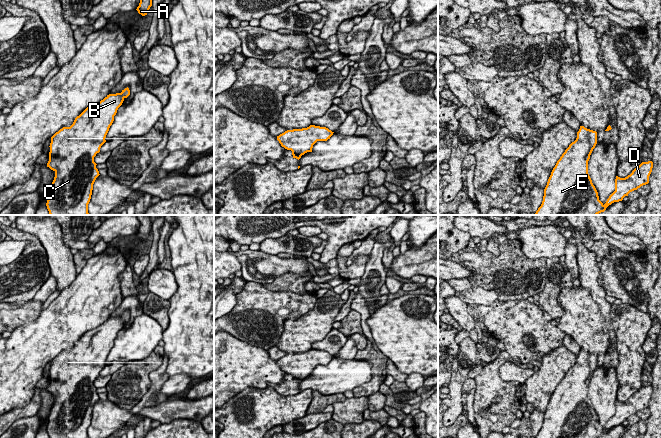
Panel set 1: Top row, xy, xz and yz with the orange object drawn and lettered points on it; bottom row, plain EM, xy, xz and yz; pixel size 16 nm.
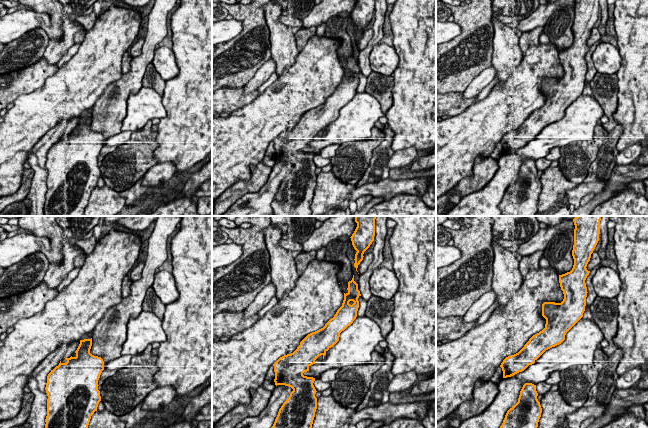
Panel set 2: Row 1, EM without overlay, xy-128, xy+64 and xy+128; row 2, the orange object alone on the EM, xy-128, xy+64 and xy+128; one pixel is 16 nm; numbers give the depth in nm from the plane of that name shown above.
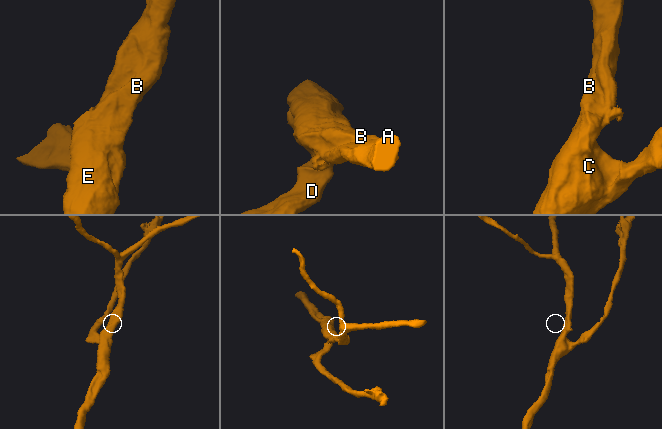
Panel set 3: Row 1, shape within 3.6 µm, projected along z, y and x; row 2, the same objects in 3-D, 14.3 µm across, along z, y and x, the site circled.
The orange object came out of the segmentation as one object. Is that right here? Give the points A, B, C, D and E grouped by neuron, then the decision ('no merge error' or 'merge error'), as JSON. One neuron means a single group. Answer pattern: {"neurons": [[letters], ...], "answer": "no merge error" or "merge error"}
{"neurons": [["A", "B", "C", "D", "E"]], "answer": "no merge error"}

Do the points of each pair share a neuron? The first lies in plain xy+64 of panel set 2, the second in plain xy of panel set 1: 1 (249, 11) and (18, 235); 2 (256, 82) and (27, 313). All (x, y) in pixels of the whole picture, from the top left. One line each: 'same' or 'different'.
1: same
2: different

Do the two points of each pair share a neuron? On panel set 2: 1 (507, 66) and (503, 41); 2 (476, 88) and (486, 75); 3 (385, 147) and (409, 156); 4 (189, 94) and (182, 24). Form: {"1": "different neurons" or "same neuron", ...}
{"1": "same neuron", "2": "same neuron", "3": "different neurons", "4": "same neuron"}

